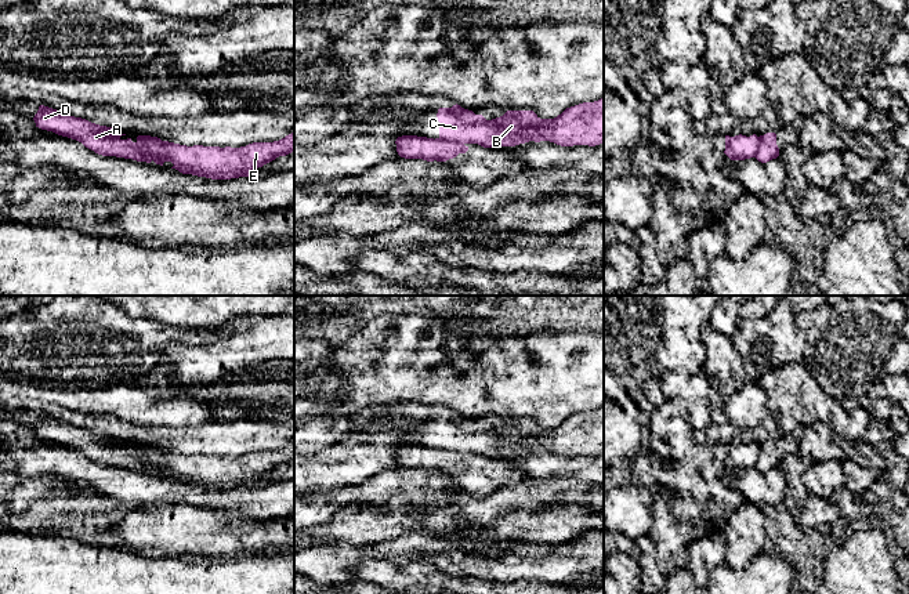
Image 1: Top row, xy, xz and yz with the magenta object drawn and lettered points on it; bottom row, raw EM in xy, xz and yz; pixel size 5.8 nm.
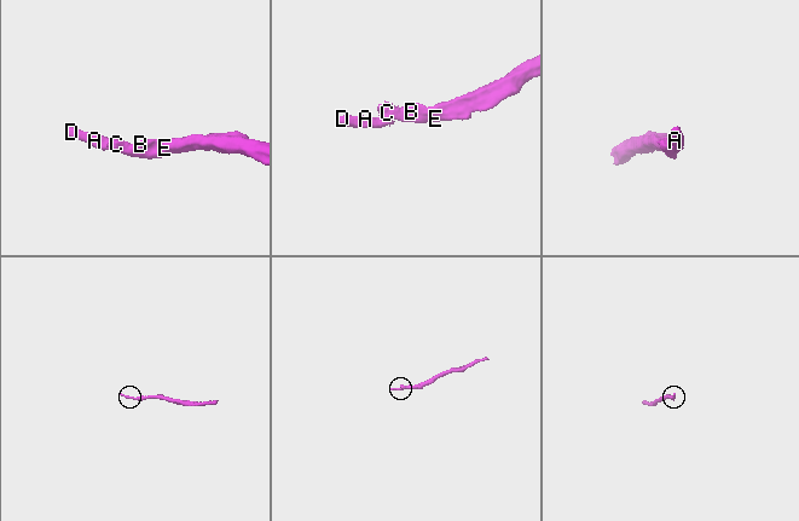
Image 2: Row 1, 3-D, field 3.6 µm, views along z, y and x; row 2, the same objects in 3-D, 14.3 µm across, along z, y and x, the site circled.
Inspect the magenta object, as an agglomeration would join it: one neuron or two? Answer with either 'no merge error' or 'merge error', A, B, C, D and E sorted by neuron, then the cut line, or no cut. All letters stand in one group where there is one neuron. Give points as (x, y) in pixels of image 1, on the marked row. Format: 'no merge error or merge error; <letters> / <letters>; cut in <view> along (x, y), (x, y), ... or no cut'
merge error; A D / B C E; cut in xz along (439, 137), (463, 145)

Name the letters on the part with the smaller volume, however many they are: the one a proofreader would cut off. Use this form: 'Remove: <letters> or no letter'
Remove: A, D

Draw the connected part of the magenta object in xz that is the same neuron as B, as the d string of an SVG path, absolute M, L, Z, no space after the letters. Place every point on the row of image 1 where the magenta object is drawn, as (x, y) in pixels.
M604 98L566 108L554 119L540 119L533 111L507 111L486 120L460 105L439 108L439 138L484 148L515 146L529 141L550 141L561 146L604 144Z

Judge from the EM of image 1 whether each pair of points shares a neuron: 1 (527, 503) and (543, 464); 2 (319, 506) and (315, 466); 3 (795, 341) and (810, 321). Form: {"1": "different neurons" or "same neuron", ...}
{"1": "different neurons", "2": "different neurons", "3": "different neurons"}

